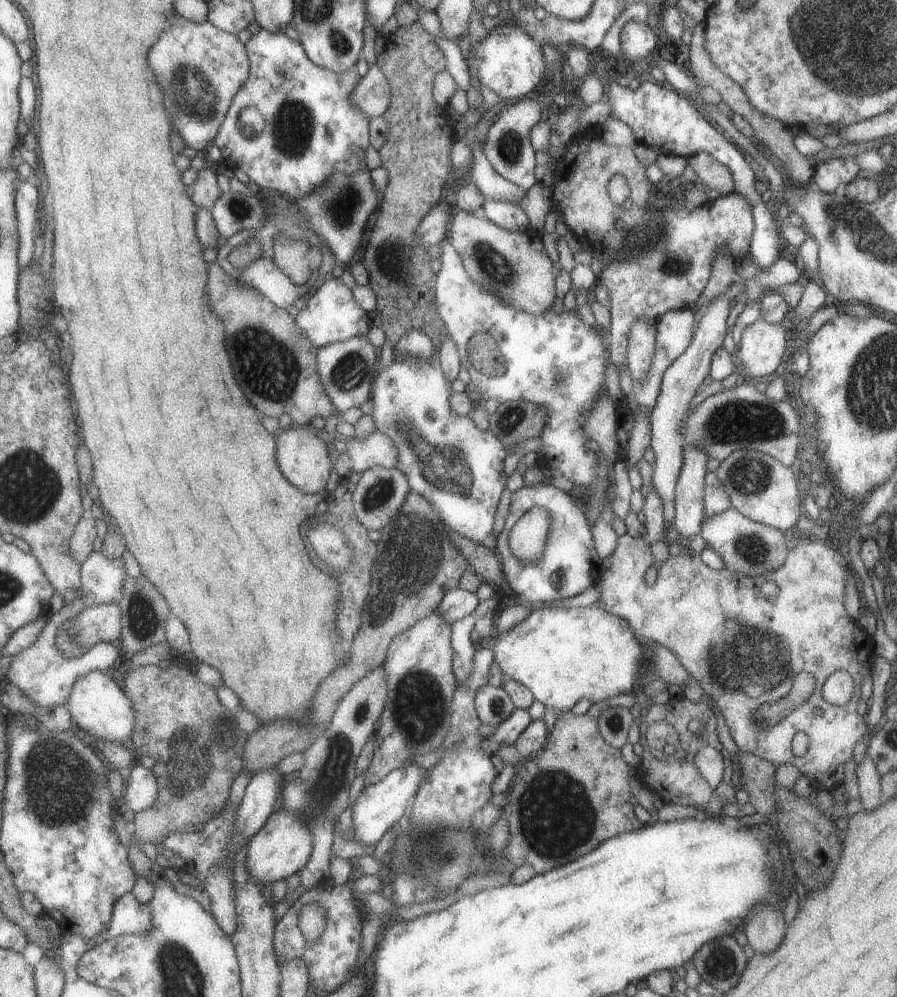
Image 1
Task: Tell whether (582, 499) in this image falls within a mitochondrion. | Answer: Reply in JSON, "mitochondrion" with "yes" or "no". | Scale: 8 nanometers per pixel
{"mitochondrion":"no"}

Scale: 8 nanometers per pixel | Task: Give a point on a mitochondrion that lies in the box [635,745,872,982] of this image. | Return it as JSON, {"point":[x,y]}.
{"point":[721,963]}

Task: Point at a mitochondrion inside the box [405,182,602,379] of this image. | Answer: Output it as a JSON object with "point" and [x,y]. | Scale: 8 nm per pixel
{"point":[489,260]}

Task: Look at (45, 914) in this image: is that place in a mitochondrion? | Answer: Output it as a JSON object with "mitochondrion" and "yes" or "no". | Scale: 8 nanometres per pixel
{"mitochondrion":"no"}

